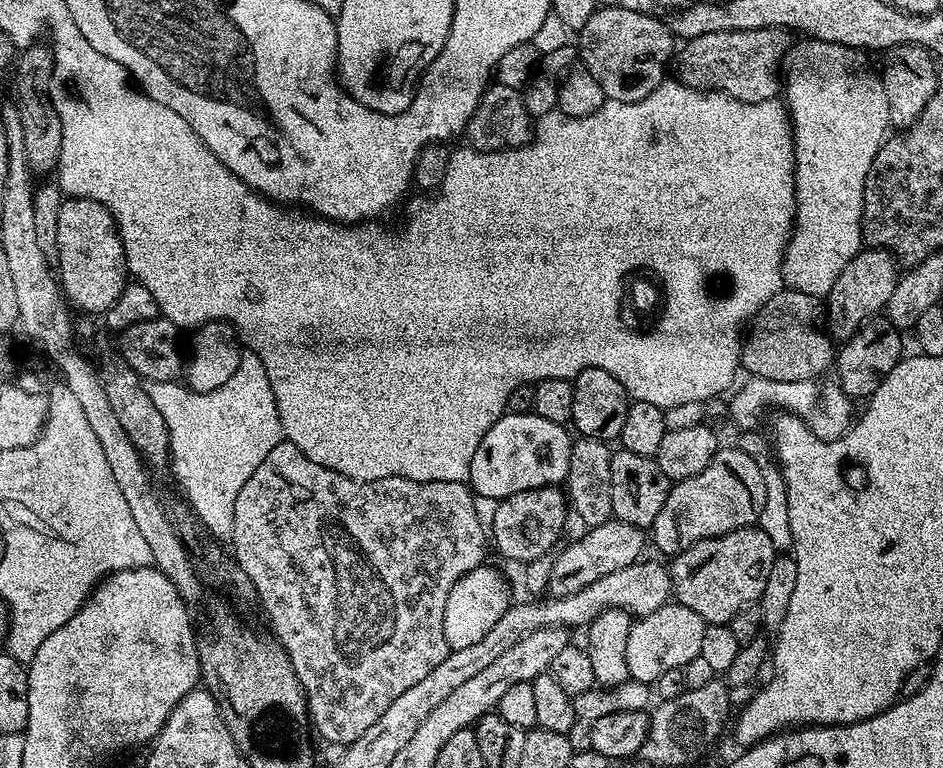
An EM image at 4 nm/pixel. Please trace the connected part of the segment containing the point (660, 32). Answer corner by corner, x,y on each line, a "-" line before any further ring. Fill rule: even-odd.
611,6
597,7
590,15
589,21
578,31
578,60
582,67
592,75
594,82
602,89
605,97
618,102
638,102
646,98
666,78
670,61
674,56
674,37
671,27
659,20
659,15
647,12
635,12
625,8
613,8

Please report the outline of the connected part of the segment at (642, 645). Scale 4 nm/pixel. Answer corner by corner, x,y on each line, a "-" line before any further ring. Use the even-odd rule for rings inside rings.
669,602
663,604
654,614
633,619
630,639
626,642
626,666
633,681
651,685
666,670
683,668
694,654
694,632
692,624
701,623
698,614
686,606

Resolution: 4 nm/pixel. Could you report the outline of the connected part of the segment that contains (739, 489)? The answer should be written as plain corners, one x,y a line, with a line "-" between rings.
721,446
721,448
719,448
714,454
714,458
710,458
710,466
706,466
706,470
702,470
702,474
694,474
694,478
686,478
685,480
675,481
675,483
669,487
666,502
662,502
662,510
658,510
658,518
652,524
650,529
651,543
653,540
653,542
656,543
657,550
665,552
665,557
671,558
678,556
683,549
689,548
692,544
697,544
703,540
709,540
715,536
721,536
727,532
733,532
739,528
753,527
753,525
755,525
760,519
760,515
762,514
762,505
764,503
766,503
766,478
764,477
764,468
762,467
761,461
757,459
757,457
743,452
739,446
732,446
732,448
728,448
728,446

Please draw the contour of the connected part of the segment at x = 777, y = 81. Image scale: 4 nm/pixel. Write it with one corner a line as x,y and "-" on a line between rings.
782,28
702,34
687,41
684,49
675,53
674,72
676,68
680,83
704,92
721,92
742,102
775,100
782,88
781,72
789,51
788,36

